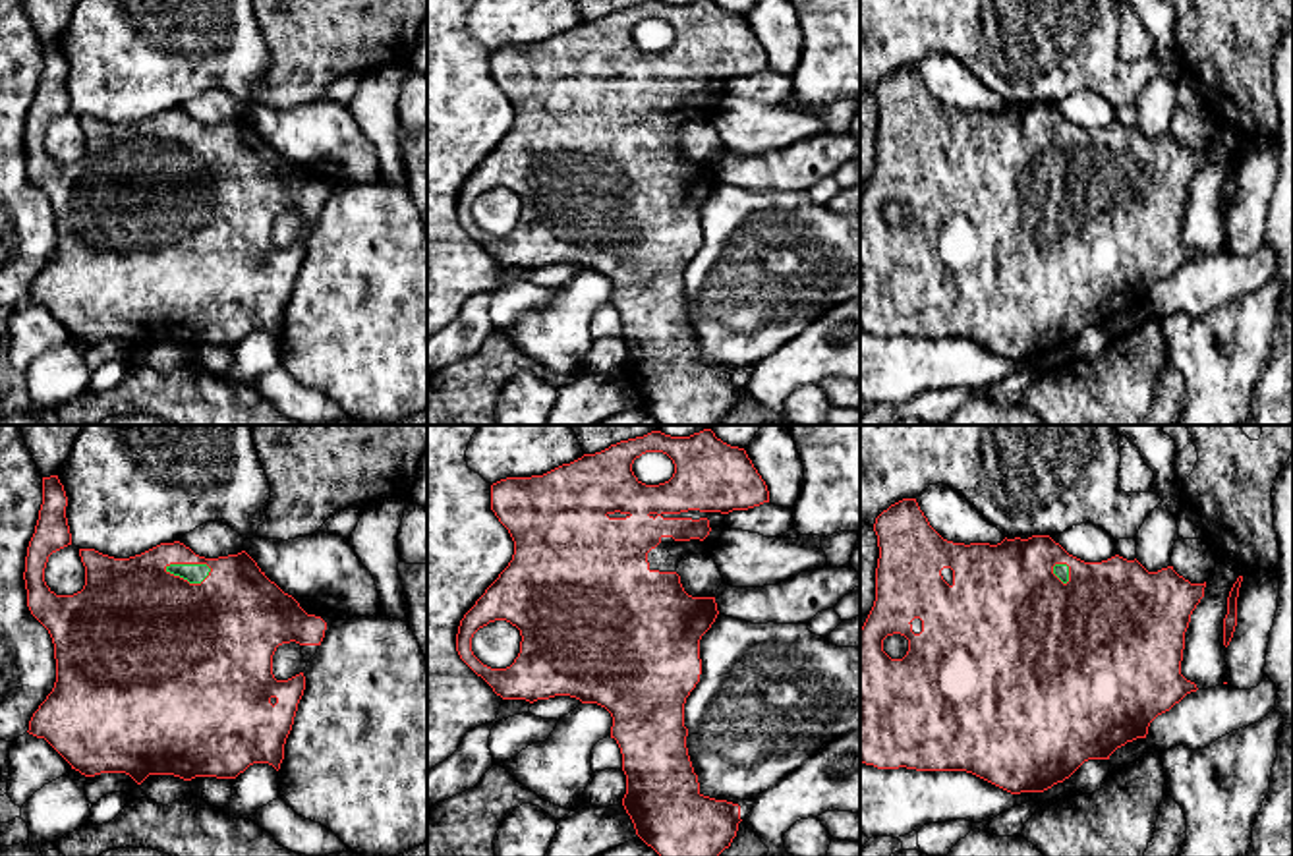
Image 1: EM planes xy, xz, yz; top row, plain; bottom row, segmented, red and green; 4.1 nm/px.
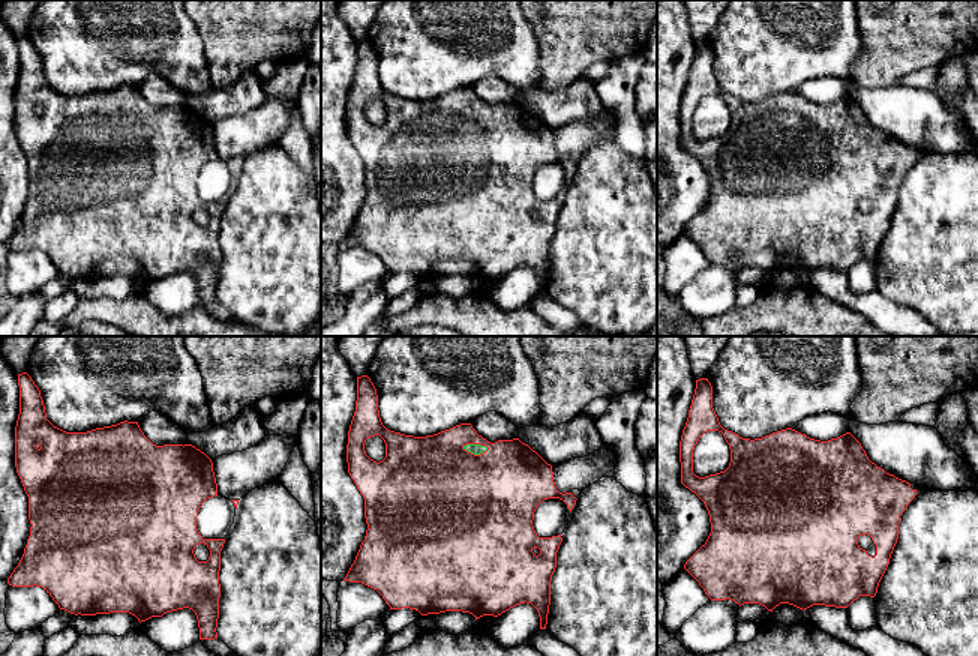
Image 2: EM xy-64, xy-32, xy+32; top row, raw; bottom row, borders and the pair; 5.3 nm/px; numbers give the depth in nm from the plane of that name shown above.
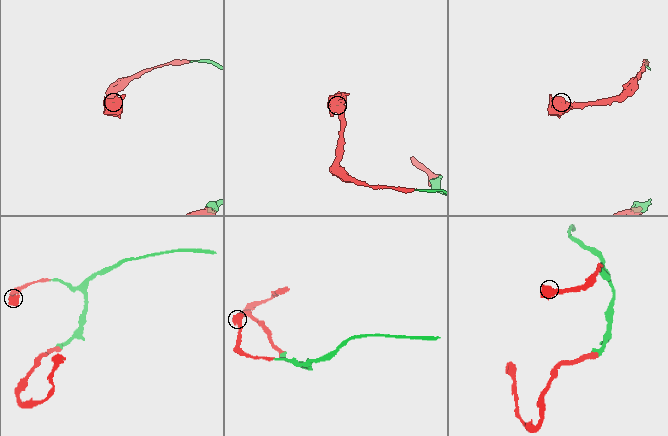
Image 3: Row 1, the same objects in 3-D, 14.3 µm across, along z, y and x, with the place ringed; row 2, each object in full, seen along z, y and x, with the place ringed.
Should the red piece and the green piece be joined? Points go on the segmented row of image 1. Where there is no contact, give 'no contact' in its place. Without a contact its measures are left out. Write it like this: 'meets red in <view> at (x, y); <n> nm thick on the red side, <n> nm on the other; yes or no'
meets red in xy at (188, 563); 360 nm thick on the red side, 80 nm on the other; yes

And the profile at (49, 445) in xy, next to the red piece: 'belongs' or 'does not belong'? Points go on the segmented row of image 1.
does not belong

